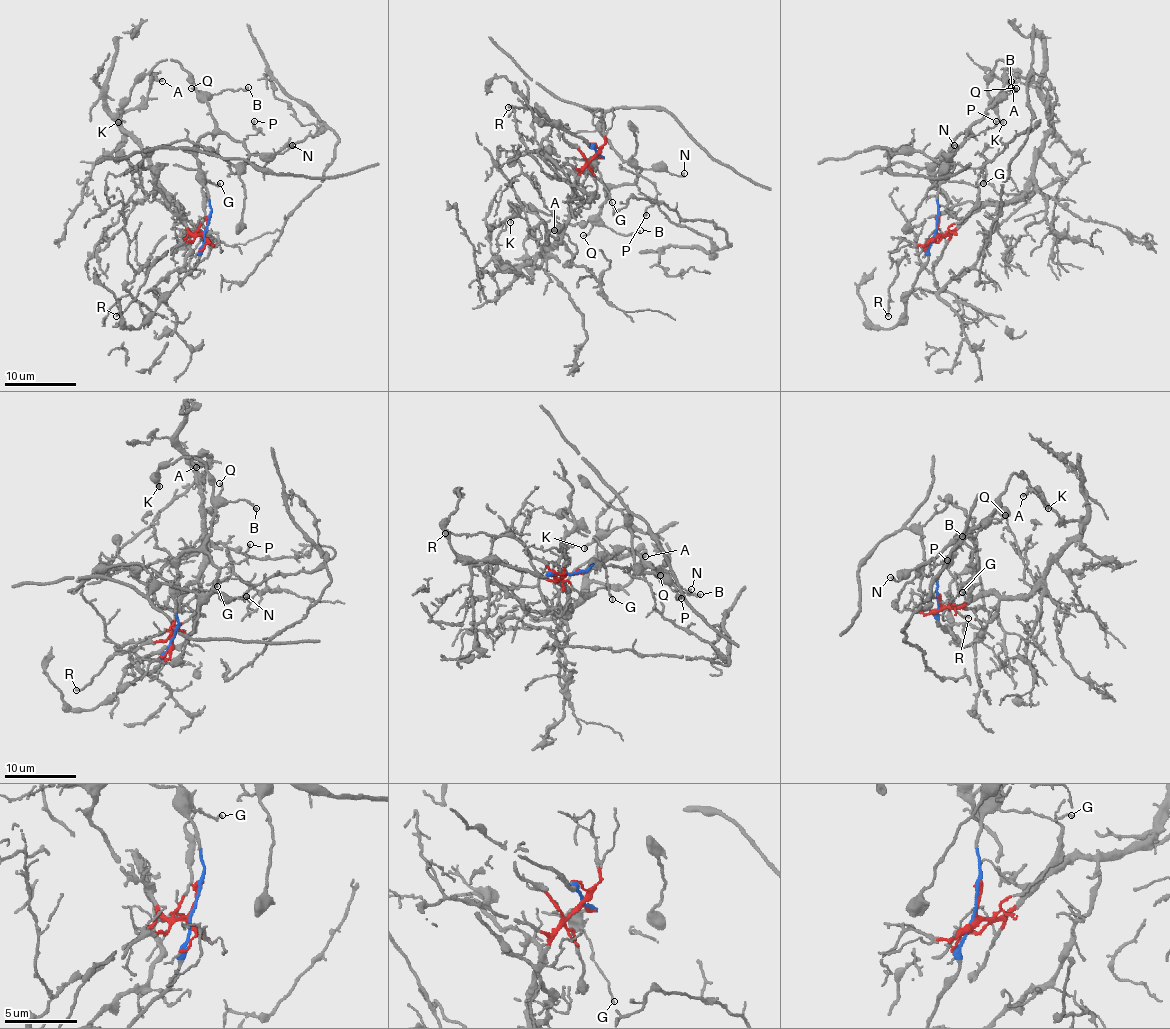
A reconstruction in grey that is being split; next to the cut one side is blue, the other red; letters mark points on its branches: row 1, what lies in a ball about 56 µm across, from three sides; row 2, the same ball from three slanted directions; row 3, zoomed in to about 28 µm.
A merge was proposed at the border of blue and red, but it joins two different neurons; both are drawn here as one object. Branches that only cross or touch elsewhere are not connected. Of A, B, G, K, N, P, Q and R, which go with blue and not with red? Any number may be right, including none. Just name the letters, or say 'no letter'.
B, G, K, N, P, Q

